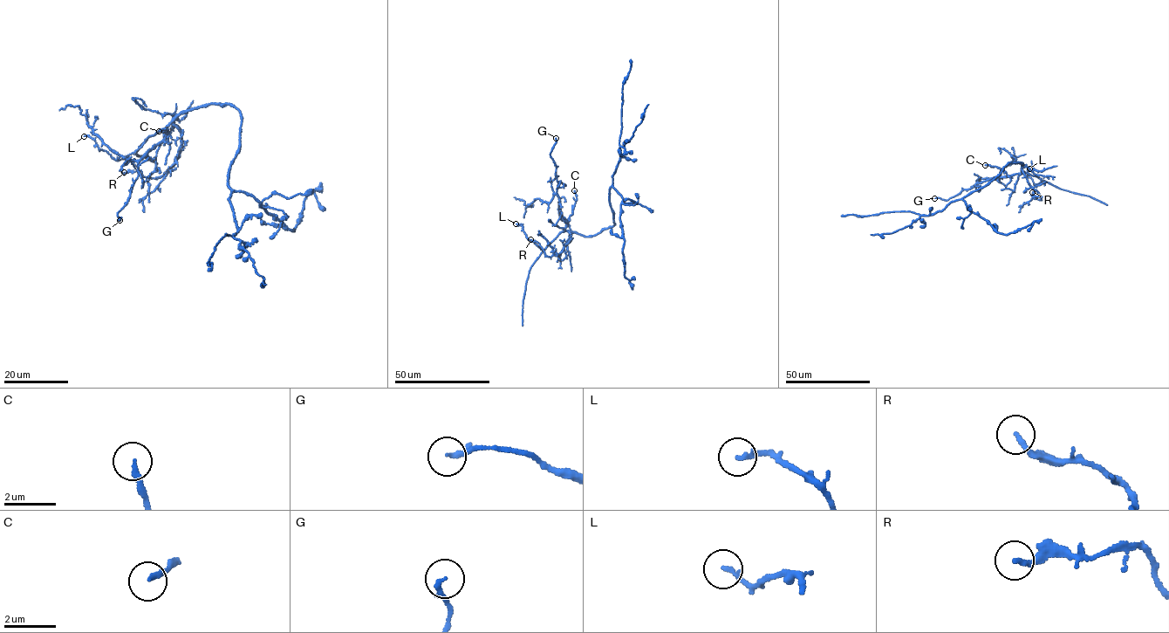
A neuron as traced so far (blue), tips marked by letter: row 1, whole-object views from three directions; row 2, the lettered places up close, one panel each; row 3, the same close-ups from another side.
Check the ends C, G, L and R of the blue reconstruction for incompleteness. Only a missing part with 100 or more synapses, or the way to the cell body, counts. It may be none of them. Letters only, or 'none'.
none

